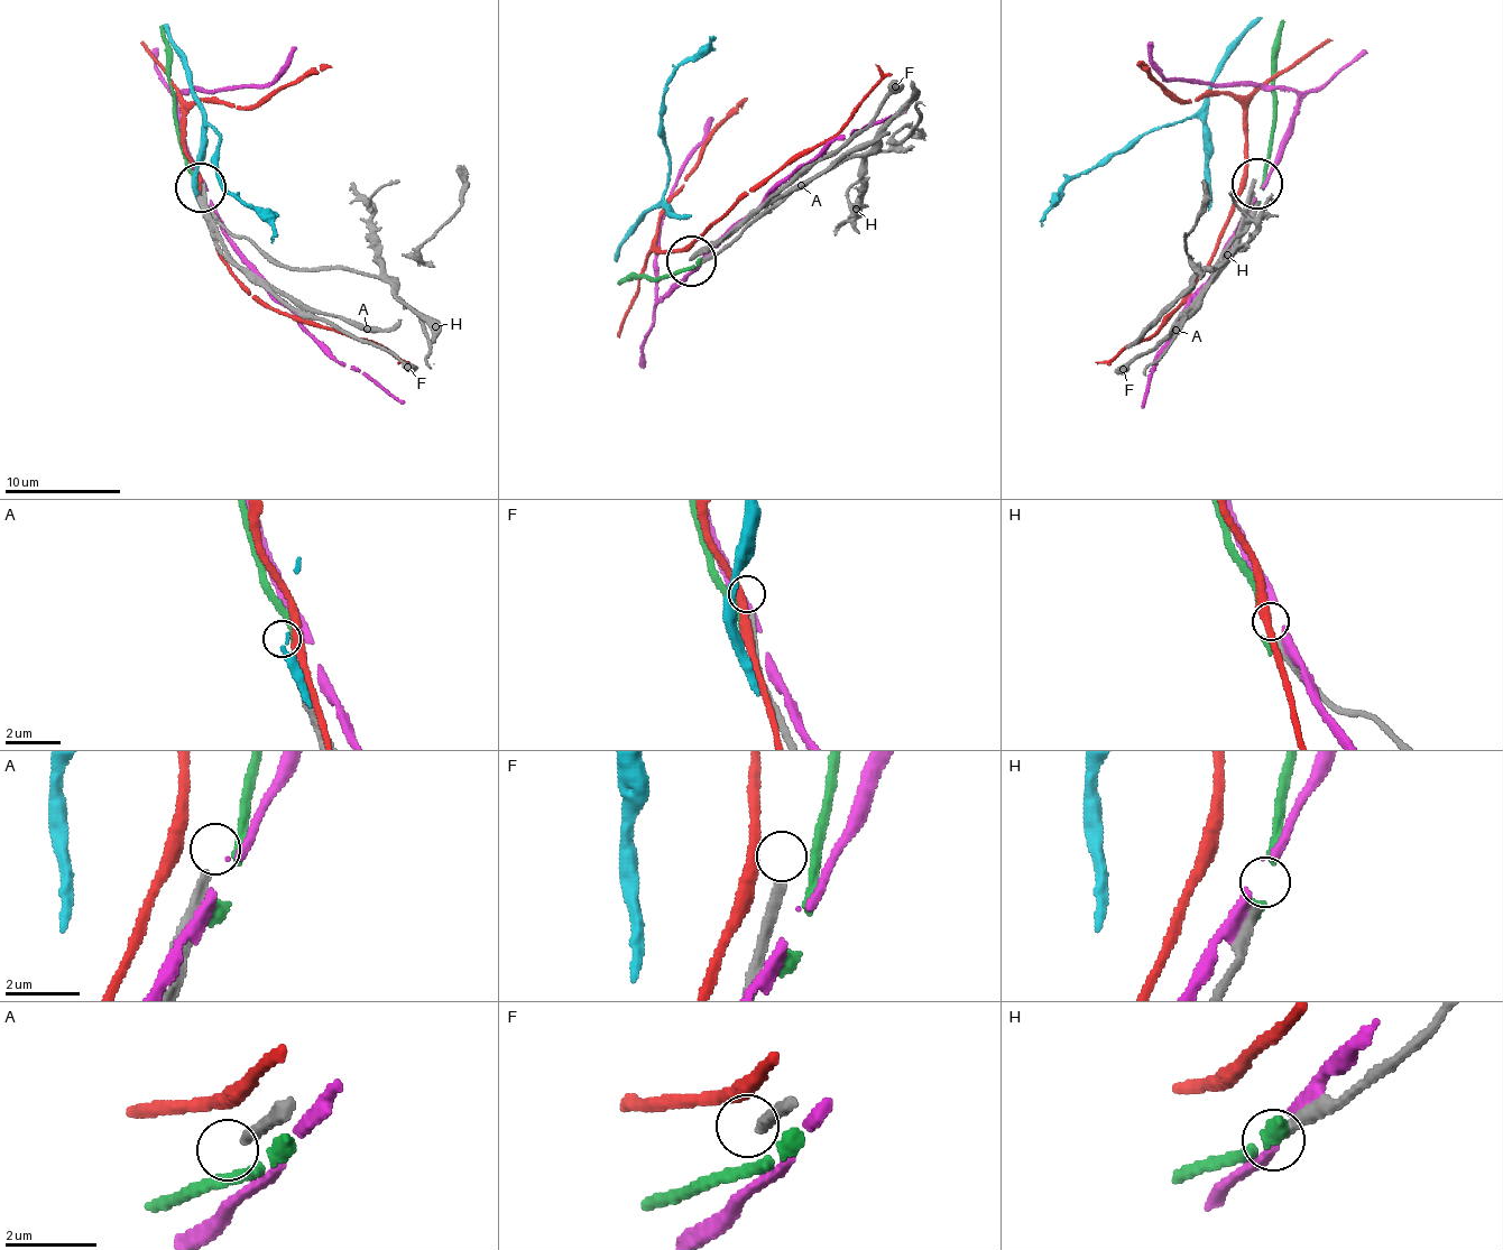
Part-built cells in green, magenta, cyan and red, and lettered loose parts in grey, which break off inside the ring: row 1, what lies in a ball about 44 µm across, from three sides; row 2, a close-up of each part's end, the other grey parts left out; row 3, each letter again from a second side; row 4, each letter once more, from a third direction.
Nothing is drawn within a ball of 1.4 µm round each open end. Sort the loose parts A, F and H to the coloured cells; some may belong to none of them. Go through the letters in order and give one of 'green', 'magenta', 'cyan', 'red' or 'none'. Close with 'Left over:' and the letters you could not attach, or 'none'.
A: none
F: none
H: none
Left over: A, F, H

